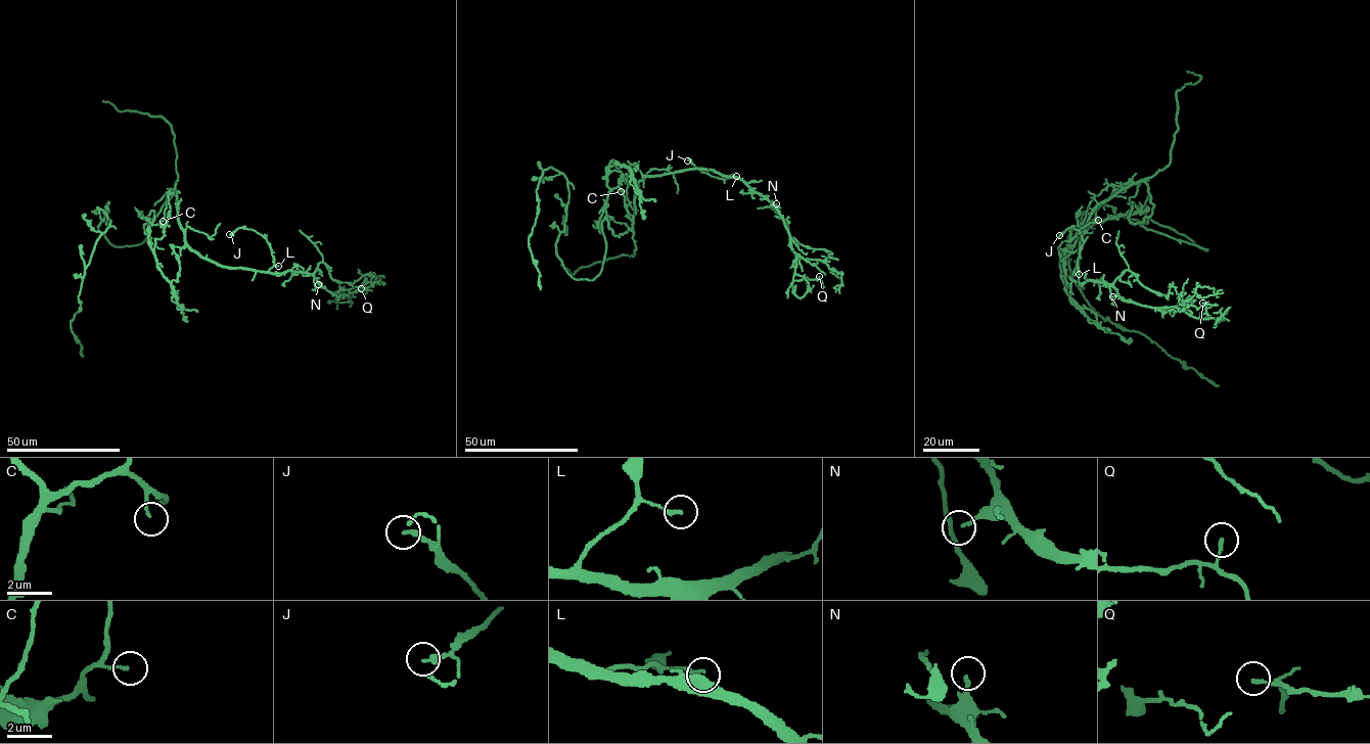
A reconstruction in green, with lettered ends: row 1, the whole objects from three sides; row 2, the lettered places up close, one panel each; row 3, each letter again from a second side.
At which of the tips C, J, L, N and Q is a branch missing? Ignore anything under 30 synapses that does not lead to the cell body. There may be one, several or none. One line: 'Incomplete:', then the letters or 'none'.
Incomplete: none

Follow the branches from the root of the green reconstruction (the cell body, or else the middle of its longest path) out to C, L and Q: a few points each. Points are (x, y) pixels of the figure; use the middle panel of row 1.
C: (608, 224), (605, 217), (612, 218), (608, 218), (604, 208), (608, 192), (617, 187), (621, 191)
L: (608, 224), (618, 236), (632, 228), (635, 186), (643, 177), (689, 169), (736, 176)
Q: (608, 224), (618, 236), (632, 228), (643, 177), (719, 172), (778, 211), (796, 257), (792, 278), (819, 276)

